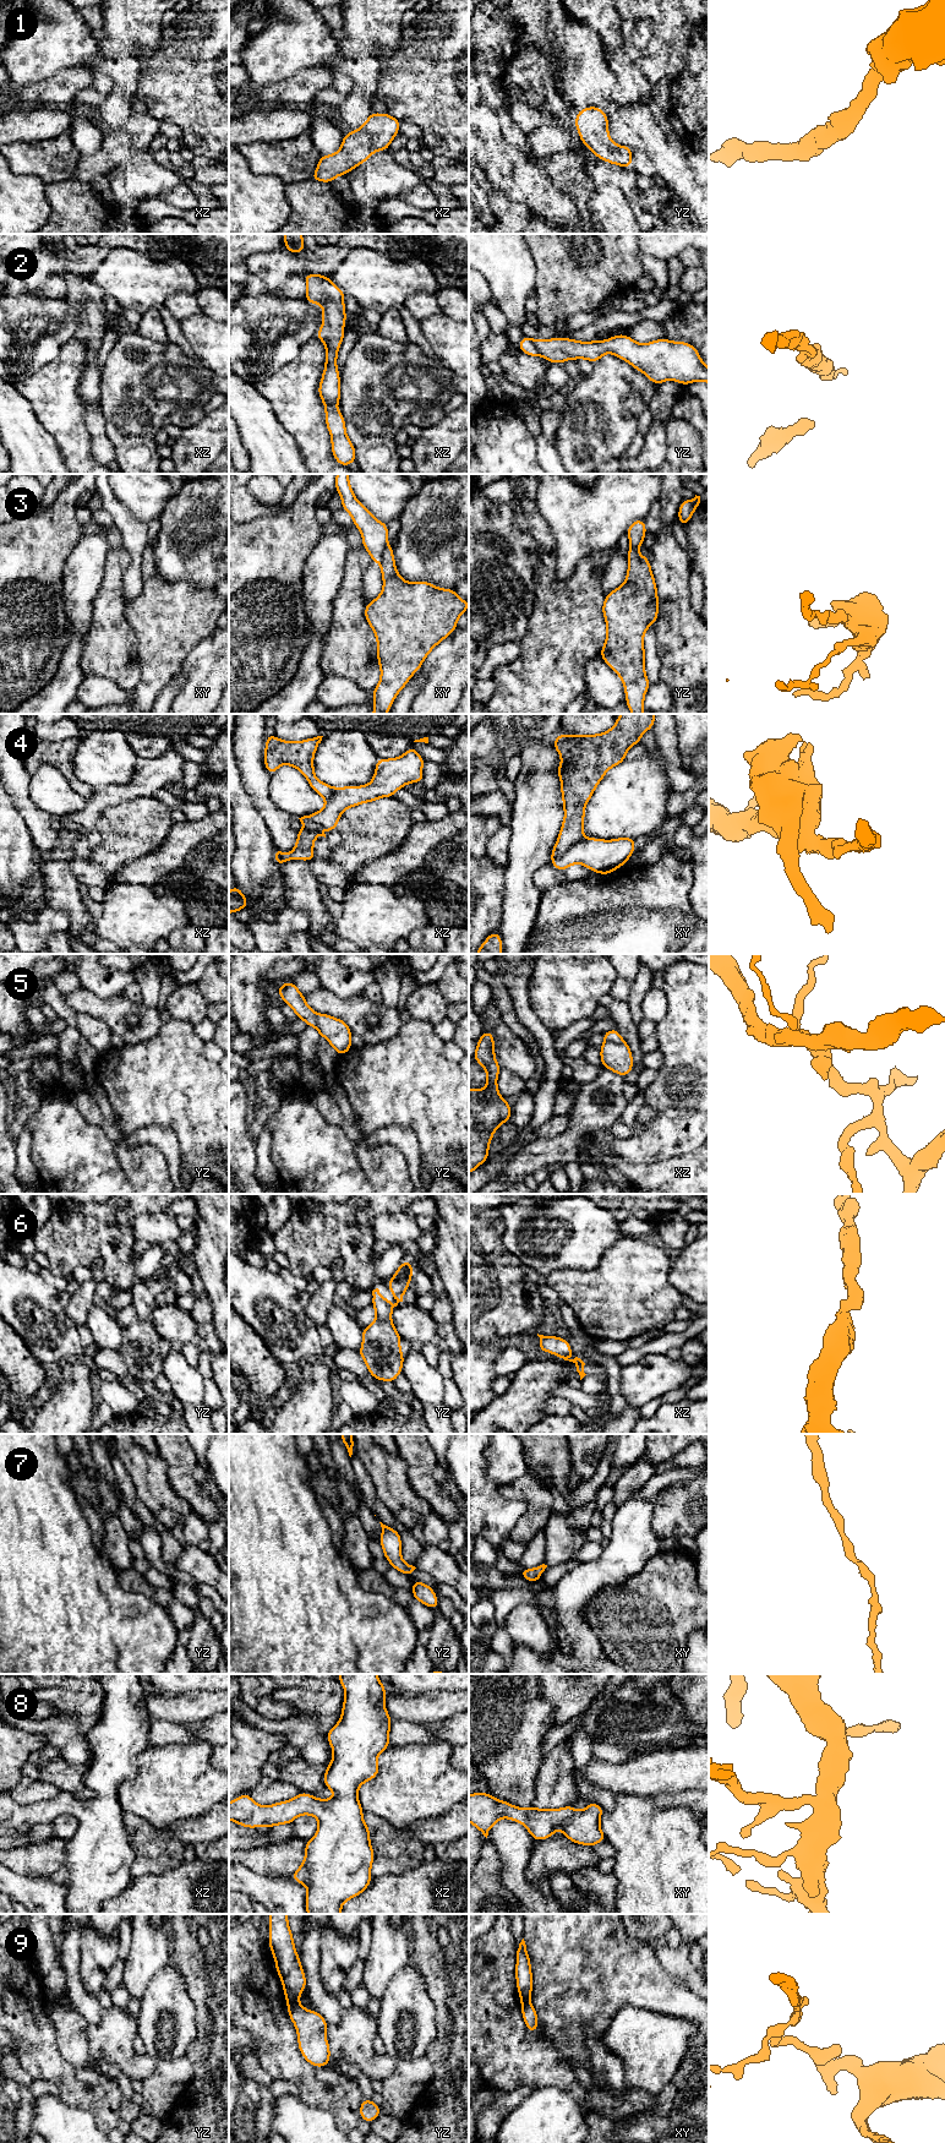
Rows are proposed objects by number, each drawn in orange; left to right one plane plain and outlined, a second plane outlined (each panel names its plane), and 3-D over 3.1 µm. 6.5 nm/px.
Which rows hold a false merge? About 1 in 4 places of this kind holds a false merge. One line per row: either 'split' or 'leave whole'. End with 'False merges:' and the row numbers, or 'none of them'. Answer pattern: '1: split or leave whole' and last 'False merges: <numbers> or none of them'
1: leave whole
2: leave whole
3: split
4: split
5: leave whole
6: leave whole
7: leave whole
8: leave whole
9: split
False merges: 3, 4, 9

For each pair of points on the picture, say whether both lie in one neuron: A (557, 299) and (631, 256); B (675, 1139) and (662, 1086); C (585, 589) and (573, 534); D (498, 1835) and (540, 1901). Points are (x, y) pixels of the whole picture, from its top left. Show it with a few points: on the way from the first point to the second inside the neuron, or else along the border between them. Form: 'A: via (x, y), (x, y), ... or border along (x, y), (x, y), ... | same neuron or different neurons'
A: via (575, 281), (591, 265), (612, 256) | same neuron
B: border along (677, 1108), (668, 1108), (666, 1111) | different neurons
C: border along (606, 550), (590, 551), (566, 579), (556, 576) | different neurons
D: via (513, 1850), (513, 1874), (524, 1885) | same neuron

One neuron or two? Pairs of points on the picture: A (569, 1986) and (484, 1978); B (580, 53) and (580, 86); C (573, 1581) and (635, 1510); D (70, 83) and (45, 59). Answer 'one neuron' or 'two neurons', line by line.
A: two neurons
B: one neuron
C: one neuron
D: two neurons

